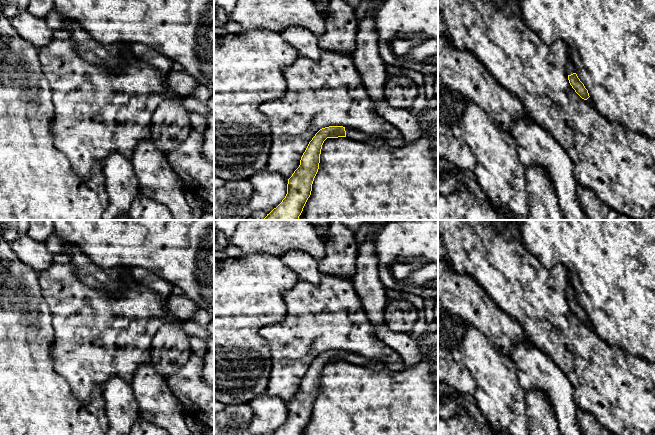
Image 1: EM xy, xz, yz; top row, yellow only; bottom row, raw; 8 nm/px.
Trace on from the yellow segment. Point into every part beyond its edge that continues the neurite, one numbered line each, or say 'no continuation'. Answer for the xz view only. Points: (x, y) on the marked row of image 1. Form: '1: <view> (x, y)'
1: xz (350, 133)

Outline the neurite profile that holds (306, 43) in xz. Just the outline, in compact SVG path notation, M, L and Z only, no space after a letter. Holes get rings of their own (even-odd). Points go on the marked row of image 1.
M291 26L279 32L283 39L292 45L301 57L309 58L315 62L321 59L321 49L318 44L318 37L309 30Z

